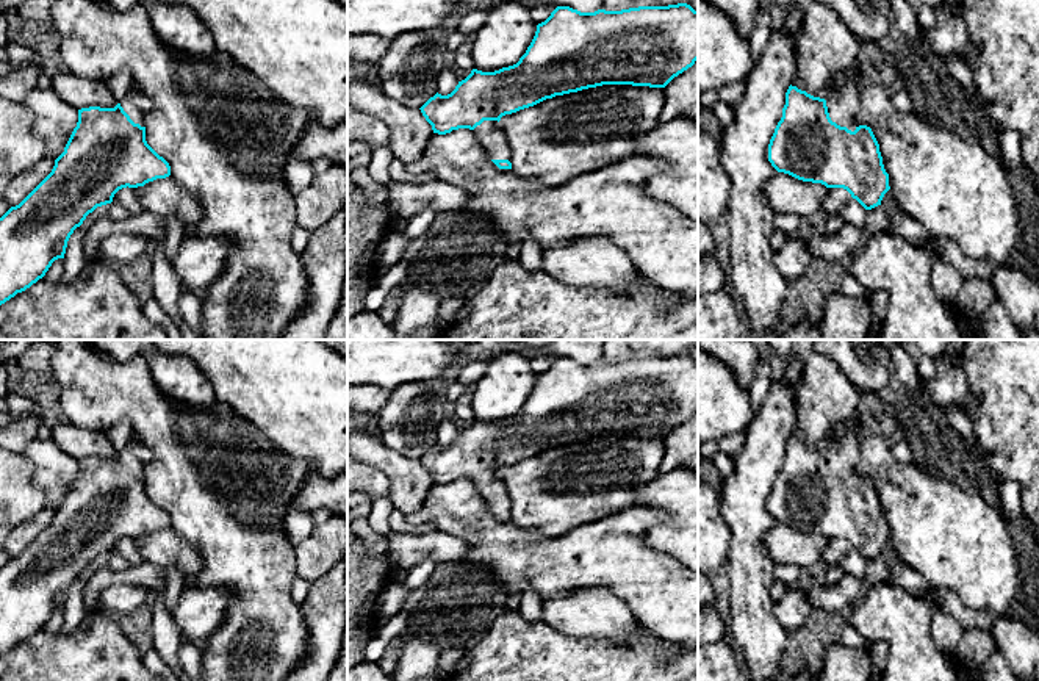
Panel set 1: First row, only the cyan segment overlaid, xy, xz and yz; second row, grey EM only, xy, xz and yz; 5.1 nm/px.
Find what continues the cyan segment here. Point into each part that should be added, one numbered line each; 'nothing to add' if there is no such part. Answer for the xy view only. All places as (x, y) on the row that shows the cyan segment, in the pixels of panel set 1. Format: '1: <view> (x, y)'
1: xy (135, 104)

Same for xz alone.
1: xz (492, 138)

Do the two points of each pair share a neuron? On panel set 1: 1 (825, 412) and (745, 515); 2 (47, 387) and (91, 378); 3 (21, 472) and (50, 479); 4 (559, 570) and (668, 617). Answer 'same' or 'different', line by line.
1: different
2: different
3: different
4: same

